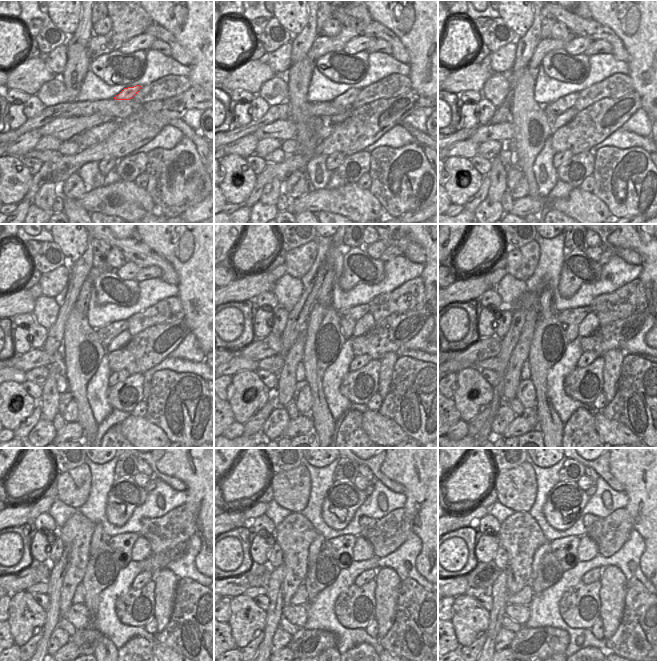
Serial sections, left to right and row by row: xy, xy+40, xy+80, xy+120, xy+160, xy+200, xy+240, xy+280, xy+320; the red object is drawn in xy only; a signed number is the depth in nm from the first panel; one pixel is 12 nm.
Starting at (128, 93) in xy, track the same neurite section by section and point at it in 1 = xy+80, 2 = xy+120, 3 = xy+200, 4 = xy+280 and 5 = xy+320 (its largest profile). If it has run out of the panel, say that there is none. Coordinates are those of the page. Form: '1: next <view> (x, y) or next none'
1: next xy+80 (553, 110)
2: next xy+120 (107, 333)
3: next xy+200 (570, 318)
4: next xy+280 (342, 547)
5: next xy+320 (565, 549)

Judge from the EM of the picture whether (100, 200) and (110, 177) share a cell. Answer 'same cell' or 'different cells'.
different cells

